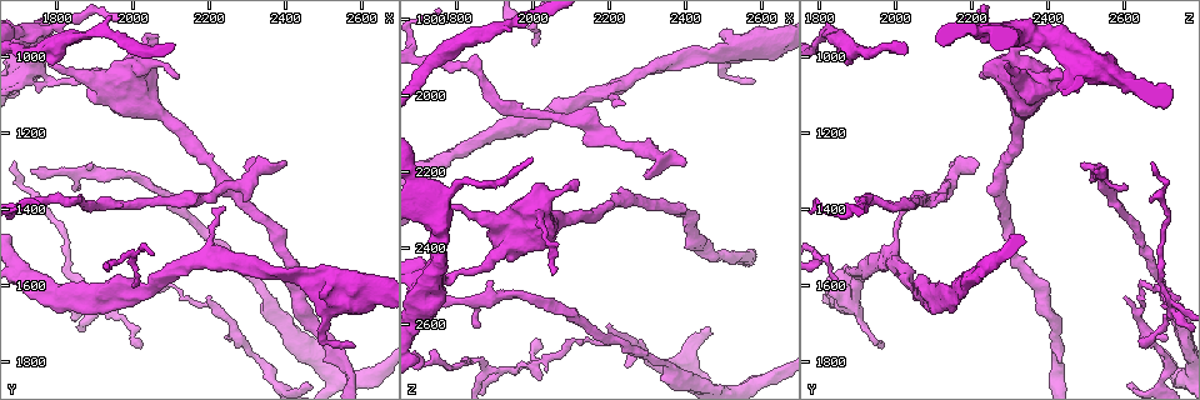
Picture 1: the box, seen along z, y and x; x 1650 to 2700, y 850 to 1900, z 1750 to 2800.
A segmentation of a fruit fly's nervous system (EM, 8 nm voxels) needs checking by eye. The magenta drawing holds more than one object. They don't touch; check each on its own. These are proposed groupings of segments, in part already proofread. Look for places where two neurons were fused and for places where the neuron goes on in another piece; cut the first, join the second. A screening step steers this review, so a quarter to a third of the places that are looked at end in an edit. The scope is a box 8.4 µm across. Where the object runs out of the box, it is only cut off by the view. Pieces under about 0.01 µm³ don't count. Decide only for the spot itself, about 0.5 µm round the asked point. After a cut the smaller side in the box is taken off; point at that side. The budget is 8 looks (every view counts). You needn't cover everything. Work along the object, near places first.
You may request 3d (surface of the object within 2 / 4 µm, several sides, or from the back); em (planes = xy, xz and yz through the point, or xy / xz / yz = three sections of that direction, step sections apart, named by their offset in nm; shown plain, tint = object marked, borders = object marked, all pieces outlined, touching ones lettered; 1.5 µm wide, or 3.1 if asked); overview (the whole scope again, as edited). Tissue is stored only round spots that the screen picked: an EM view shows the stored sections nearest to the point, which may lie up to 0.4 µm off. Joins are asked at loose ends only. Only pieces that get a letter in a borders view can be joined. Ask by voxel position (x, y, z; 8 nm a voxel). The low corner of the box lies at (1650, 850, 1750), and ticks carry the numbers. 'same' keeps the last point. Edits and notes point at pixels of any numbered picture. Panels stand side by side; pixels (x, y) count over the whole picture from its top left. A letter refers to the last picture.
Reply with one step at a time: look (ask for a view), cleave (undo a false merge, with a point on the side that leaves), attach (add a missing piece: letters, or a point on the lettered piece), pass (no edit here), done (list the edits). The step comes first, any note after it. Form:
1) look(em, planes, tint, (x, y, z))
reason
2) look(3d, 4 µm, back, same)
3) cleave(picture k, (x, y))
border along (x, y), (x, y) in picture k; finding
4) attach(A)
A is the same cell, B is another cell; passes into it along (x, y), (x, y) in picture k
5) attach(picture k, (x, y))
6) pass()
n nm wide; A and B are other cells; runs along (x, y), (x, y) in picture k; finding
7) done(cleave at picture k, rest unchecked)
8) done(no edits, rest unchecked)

look(em, planes, borders, (1725, 1295, 2525))

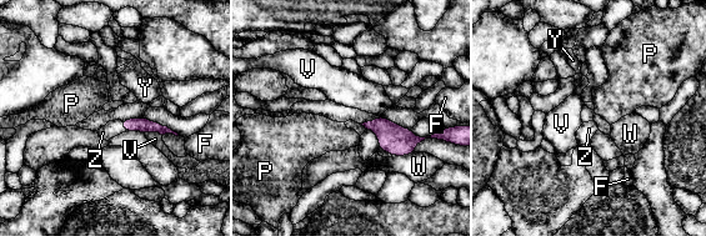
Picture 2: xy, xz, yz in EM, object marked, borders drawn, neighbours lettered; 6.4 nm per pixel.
attach(Z)
Y touches over 170 nm; Z is the same cell, F, P, V, W and Y are other cells; passes into it along (141, 124), (121, 125), (111, 129) in picture 2; it goes on there

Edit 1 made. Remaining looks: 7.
look(3d, 2 µm, (1910, 1665, 2725))
four or more arms meet

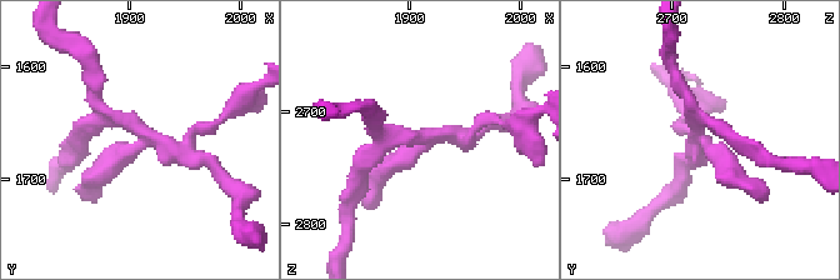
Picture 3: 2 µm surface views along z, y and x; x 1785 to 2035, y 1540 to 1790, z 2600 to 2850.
look(em, xz, step 8, tint, (1918, 1662, 2726))
4 arms; shape alone is not enough

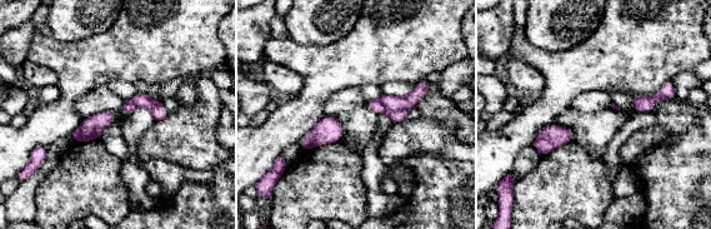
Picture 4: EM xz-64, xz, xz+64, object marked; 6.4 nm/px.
look(em, planes, borders, same)

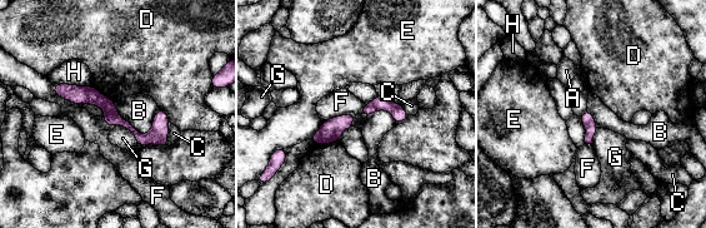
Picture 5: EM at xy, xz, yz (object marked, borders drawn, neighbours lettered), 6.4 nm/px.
cleave(picture 5, (81, 95))
A, B, C, D, E, F, G and H are other cells; the part that leaves runs along (56, 88), (93, 95), (113, 112) in picture 5; a second neuron is stuck on

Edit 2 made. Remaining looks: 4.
look(3d, 2 µm, (2055, 1600, 2035))

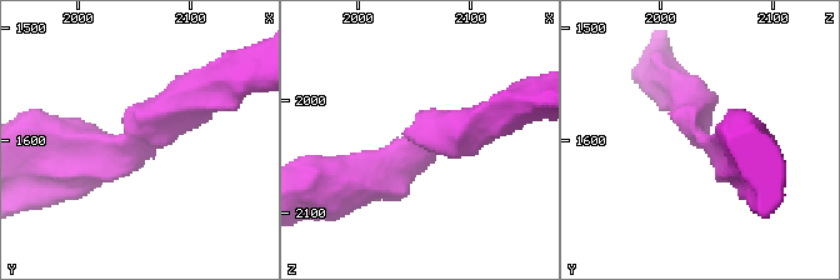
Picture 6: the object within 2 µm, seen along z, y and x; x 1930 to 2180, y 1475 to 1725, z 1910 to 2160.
look(em, planes, borders, (2048, 1600, 2042))
arms of 280, 380 nm; now the EM

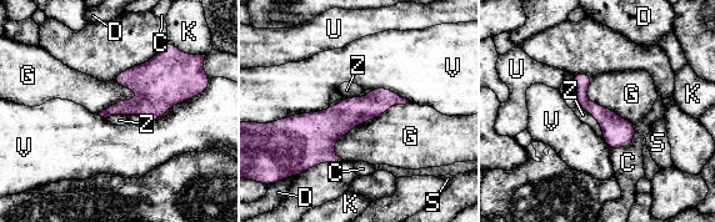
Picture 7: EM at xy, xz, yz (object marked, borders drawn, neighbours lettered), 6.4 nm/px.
pass()
C, D, G, K, S, U, V and Z are other cells; border along (409, 102), (358, 124), (334, 152) in picture 7; continuous, no second neuron

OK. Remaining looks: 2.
done(attach at picture 2, cleave at picture 5, rest unchecked)

